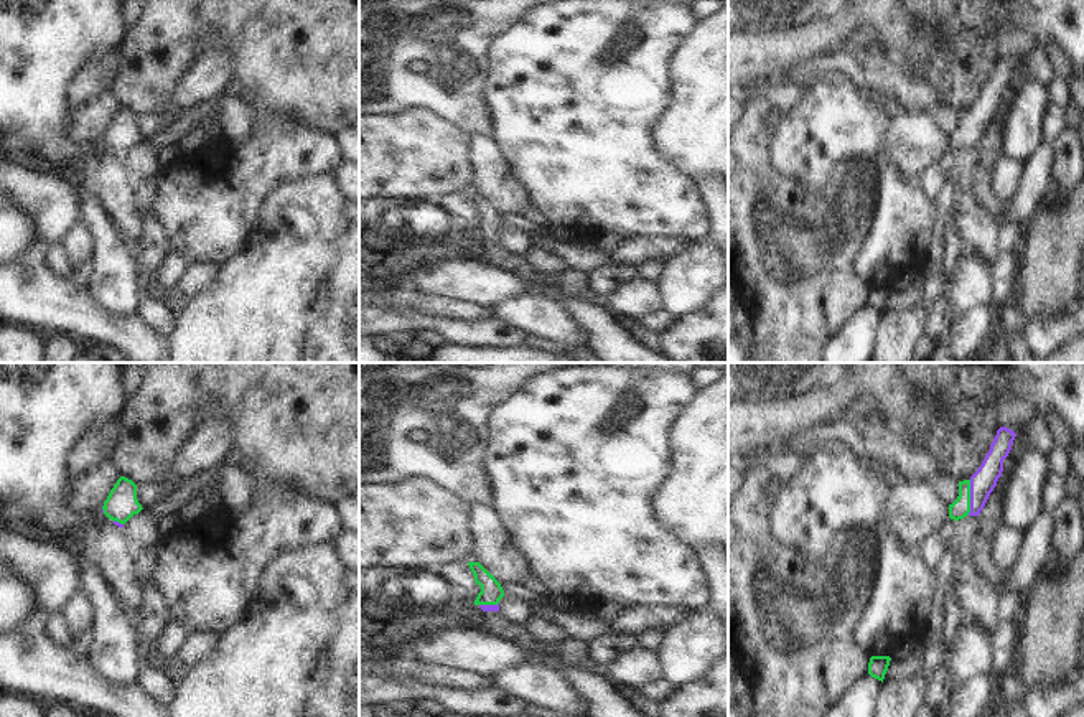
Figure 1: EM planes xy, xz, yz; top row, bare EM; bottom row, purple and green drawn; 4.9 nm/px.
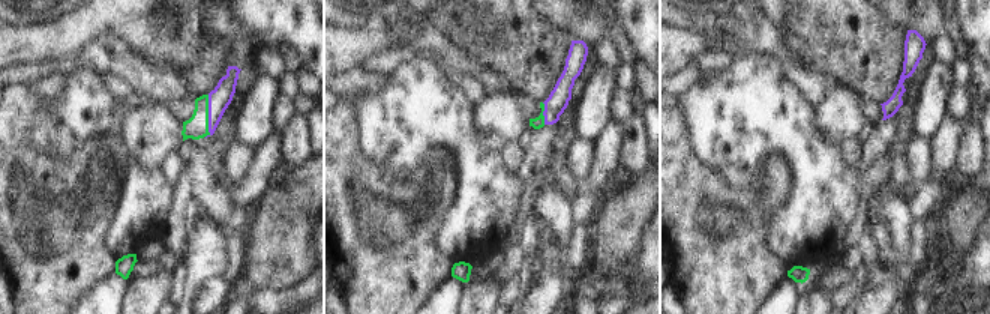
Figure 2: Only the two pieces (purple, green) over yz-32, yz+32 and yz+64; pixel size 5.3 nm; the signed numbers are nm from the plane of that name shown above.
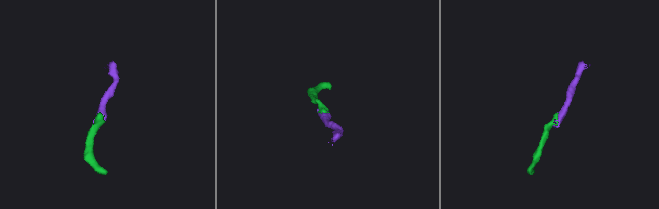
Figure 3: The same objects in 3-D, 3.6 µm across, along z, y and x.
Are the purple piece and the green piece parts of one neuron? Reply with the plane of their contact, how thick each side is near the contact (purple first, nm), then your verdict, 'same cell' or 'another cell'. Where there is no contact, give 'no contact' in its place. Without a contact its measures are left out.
yz | 120/90 nm | same cell

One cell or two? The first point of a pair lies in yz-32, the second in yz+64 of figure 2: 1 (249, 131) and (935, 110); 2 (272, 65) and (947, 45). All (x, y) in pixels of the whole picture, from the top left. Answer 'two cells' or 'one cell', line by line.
1: one cell
2: one cell

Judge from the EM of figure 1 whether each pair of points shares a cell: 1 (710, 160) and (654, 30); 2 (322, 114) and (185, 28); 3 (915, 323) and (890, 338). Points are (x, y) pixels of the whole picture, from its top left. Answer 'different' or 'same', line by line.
1: different
2: same
3: same

